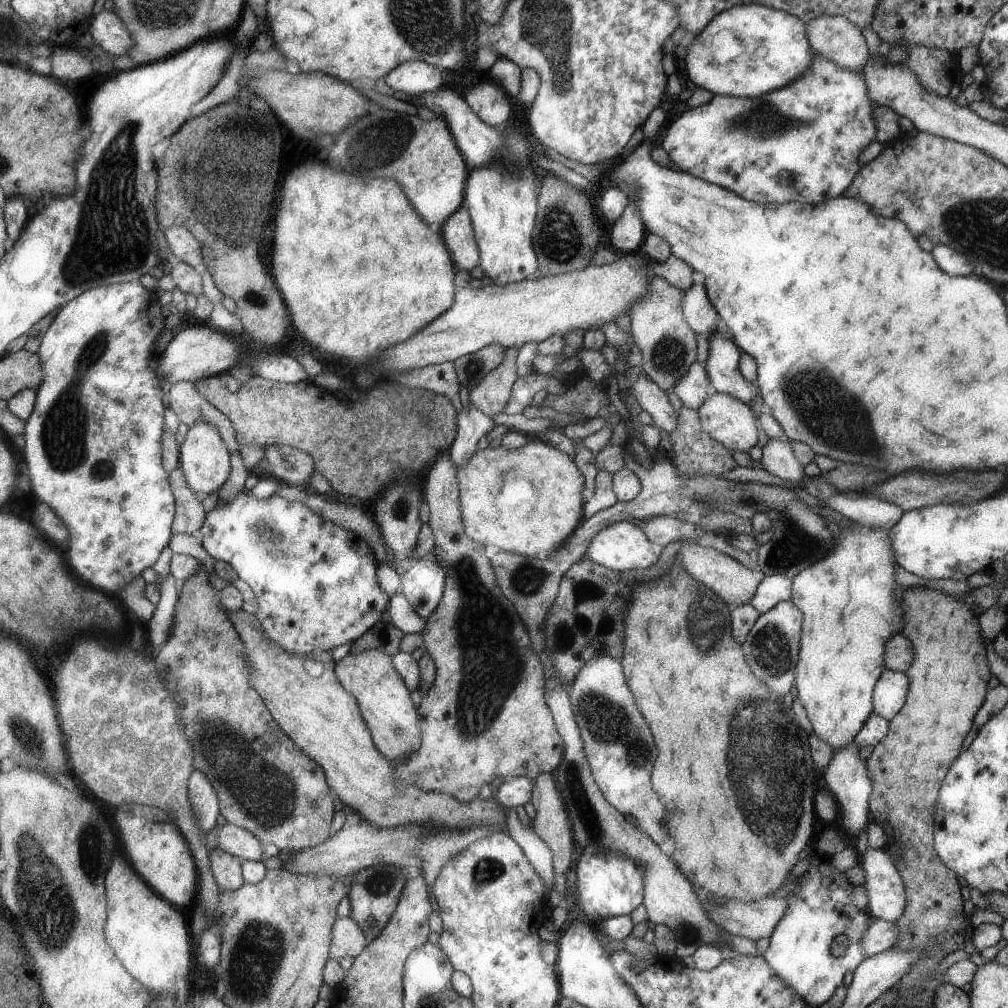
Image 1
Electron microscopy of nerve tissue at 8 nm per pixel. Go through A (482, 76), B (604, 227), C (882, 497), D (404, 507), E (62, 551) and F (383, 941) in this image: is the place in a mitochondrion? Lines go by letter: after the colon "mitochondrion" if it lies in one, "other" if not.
A: other
B: other
C: other
D: mitochondrion
E: other
F: other

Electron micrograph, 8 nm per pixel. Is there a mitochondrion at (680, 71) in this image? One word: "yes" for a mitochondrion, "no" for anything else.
no

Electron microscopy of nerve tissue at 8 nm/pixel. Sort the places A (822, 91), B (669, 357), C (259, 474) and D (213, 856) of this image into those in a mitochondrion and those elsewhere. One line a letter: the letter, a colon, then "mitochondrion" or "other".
A: other
B: mitochondrion
C: other
D: other

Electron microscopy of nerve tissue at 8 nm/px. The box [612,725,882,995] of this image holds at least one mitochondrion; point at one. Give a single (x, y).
(687, 933)

